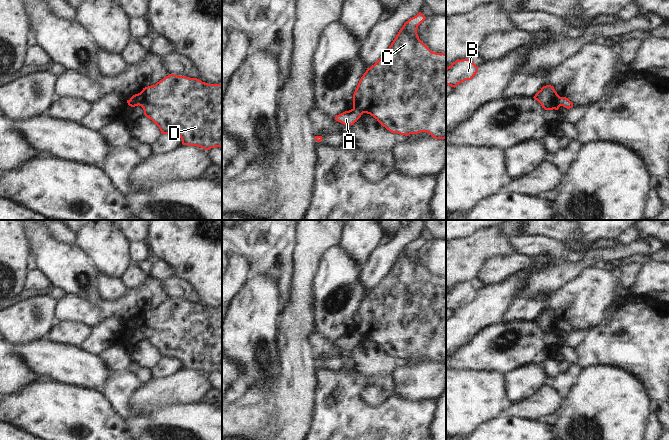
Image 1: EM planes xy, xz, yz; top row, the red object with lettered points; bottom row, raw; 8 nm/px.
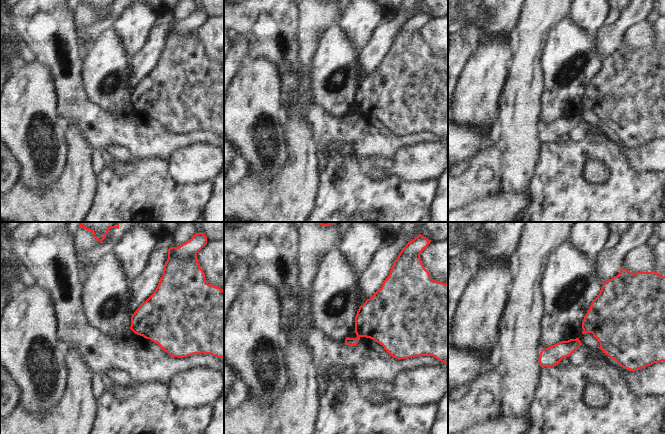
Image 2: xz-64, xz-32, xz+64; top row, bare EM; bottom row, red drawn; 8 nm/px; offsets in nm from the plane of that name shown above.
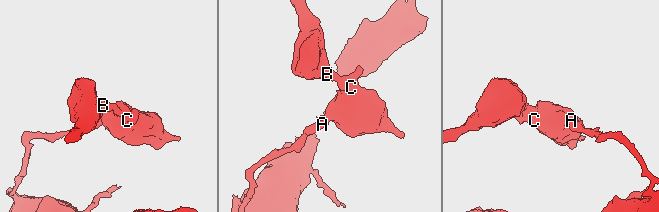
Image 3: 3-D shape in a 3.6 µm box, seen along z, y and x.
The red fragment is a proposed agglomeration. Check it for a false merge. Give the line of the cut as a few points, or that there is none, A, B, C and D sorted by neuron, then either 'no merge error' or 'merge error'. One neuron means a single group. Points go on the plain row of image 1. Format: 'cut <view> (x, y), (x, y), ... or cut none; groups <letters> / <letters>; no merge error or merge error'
cut xz (353, 332), (360, 333), (363, 336); groups A / B C D; merge error

